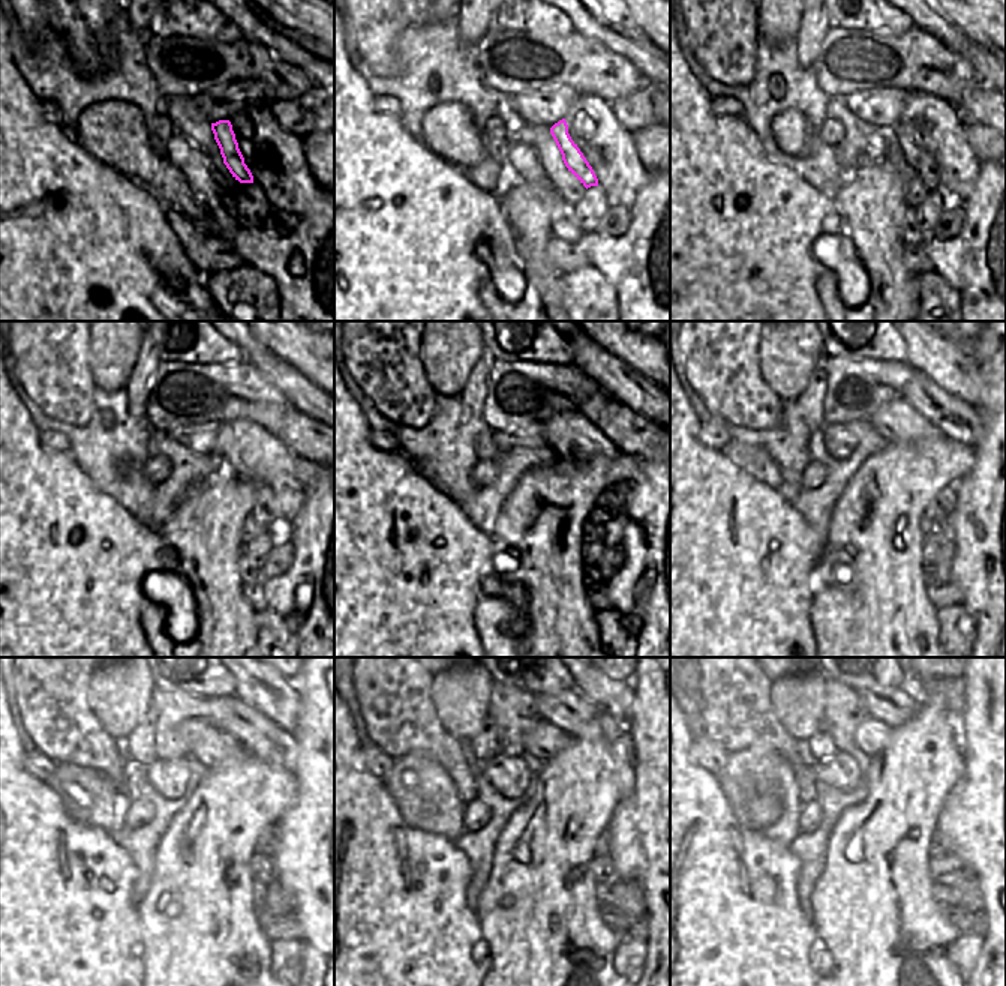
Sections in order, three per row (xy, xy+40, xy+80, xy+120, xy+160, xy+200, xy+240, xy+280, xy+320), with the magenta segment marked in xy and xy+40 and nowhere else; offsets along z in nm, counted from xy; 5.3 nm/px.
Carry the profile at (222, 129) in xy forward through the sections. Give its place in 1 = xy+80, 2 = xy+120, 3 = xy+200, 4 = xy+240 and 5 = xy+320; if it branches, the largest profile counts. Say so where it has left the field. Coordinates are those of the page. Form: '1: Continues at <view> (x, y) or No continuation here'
1: Continues at xy+80 (925, 167)
2: Continues at xy+120 (264, 511)
3: Continues at xy+200 (940, 508)
4: Continues at xy+240 (267, 842)
5: Continues at xy+320 (936, 847).

